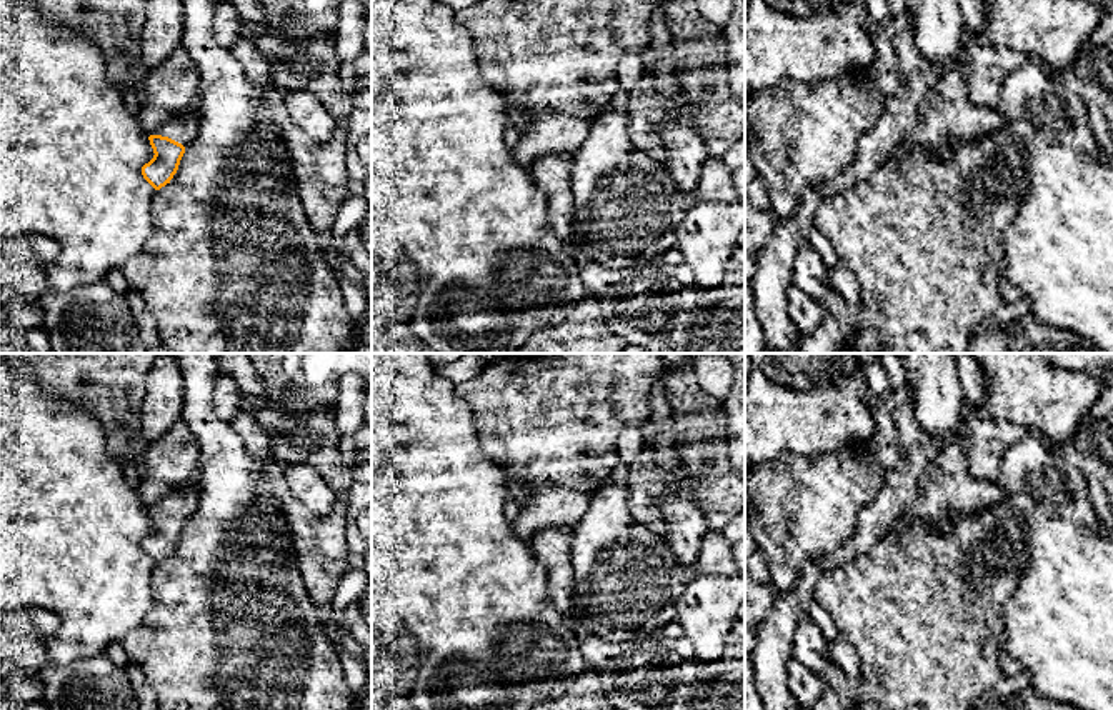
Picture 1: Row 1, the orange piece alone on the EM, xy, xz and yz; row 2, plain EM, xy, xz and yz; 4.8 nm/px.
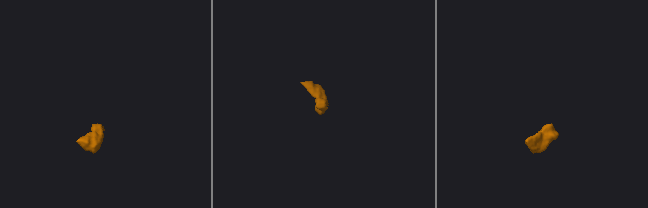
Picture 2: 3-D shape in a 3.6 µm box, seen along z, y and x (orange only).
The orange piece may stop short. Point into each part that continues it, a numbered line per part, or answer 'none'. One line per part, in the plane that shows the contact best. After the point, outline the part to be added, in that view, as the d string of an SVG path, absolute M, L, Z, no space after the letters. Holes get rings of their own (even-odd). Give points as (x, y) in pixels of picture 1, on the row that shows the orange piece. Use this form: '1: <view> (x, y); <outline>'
1: xy (182, 130); M193 102L185 117L167 122L165 125L150 132L148 137L150 135L168 137L187 148L197 135L198 117L200 117L198 103Z

